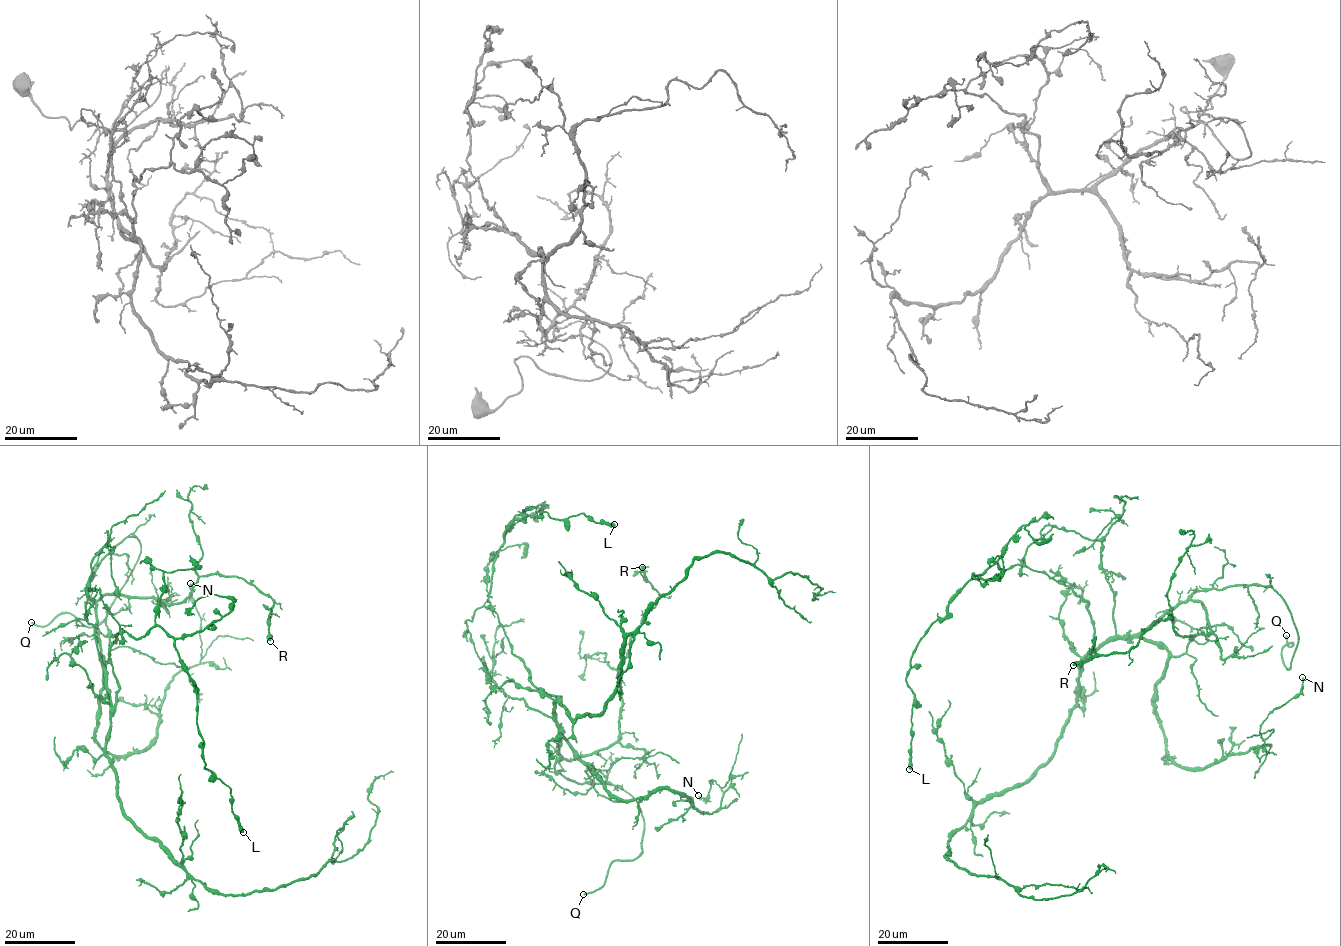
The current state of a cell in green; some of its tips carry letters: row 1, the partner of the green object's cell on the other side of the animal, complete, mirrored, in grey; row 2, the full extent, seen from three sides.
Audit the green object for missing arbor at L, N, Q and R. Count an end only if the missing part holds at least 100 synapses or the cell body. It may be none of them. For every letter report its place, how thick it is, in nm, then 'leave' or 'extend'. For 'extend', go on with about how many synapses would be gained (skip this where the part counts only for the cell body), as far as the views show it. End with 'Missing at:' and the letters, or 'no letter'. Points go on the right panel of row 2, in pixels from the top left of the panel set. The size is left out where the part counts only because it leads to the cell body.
L: at (909, 769); 600 nm thick; leave
N: at (1302, 677); 100 nm thick; leave
Q: at (1286, 635); 320 nm thick; extend
R: at (1073, 665); 480 nm thick; leave
Missing at: Q

